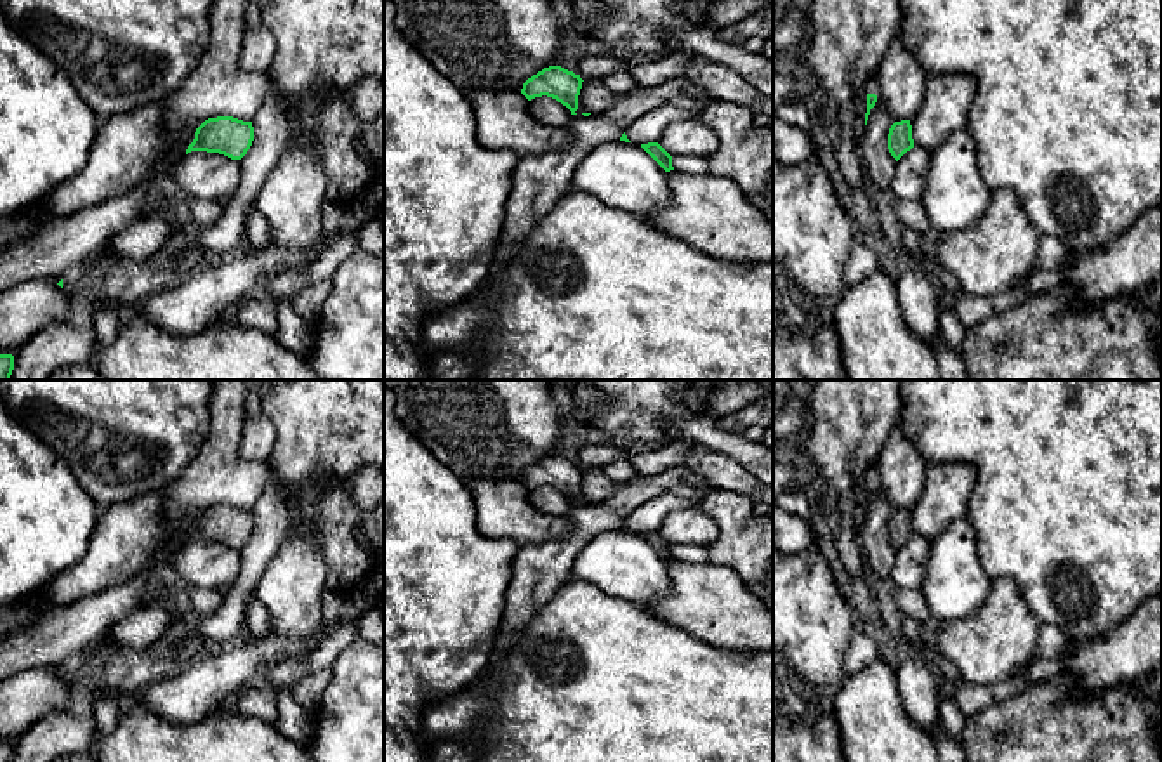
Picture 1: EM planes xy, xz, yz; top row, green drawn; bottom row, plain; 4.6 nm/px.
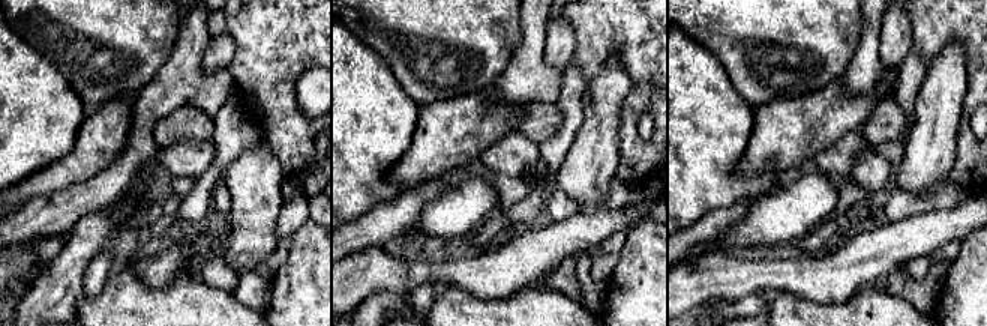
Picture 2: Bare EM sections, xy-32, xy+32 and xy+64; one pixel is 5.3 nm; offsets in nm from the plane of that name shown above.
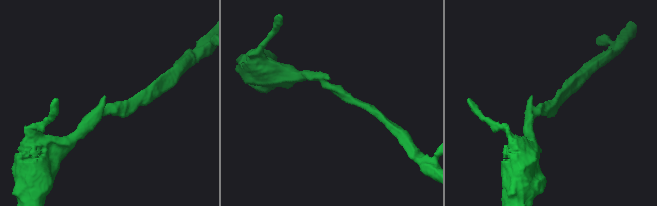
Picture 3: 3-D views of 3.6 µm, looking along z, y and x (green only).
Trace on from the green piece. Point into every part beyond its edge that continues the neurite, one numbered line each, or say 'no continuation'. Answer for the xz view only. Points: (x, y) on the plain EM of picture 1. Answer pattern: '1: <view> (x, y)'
no continuation

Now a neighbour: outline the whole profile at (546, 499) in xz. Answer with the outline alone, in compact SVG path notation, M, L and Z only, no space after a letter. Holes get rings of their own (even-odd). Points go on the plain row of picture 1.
M547 484L528 489L528 500L537 510L552 517L566 516L571 509L571 500Z

